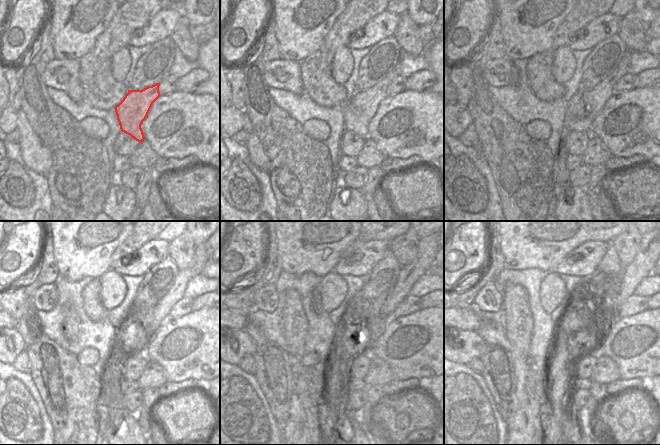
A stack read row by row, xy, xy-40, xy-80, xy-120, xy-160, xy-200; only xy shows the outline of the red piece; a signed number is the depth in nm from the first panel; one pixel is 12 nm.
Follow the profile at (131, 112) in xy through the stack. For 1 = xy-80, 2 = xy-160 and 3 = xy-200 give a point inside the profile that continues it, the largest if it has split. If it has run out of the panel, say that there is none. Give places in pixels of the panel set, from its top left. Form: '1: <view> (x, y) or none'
1: xy-80 (594, 99)
2: xy-160 (409, 274)
3: xy-200 (644, 262)

